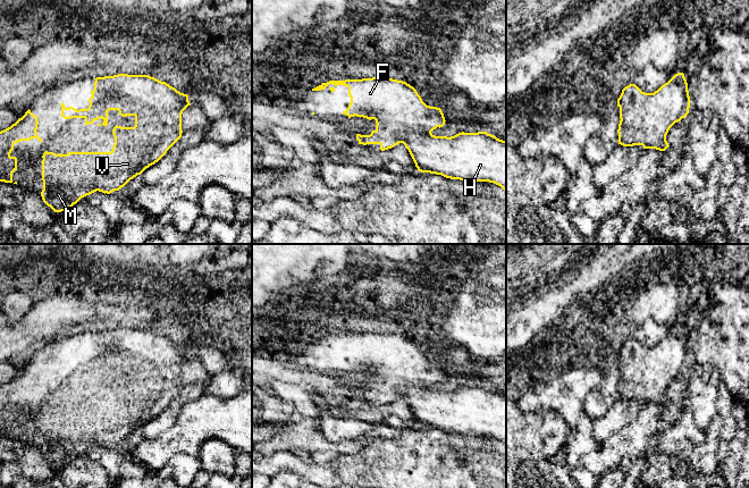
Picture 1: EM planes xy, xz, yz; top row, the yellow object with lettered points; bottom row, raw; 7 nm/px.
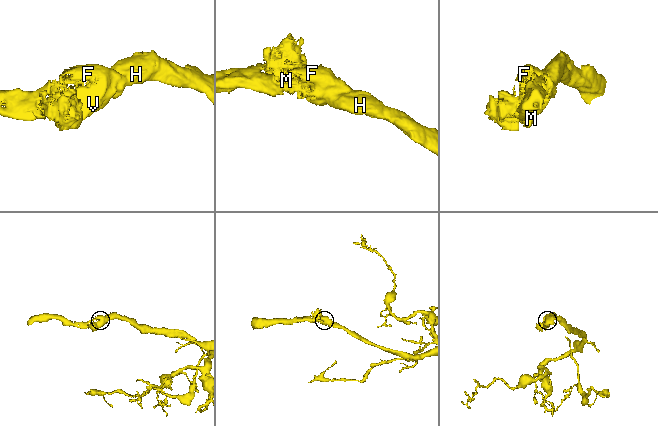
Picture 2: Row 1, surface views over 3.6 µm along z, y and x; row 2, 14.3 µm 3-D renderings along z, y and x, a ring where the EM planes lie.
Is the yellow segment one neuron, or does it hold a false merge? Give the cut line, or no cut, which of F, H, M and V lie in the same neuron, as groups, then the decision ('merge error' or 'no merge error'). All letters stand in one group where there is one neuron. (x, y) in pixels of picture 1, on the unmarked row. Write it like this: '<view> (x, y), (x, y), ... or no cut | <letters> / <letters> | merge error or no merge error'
no cut | F H M V | no merge error

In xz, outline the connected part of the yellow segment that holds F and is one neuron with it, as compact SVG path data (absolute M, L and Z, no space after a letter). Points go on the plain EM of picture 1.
M389 331L329 335L312 345L321 345L329 338L334 339L329 343L331 346L335 346L337 339L348 342L351 356L343 369L348 372L356 370L376 375L376 384L370 389L356 388L359 398L379 398L380 404L385 405L403 397L421 427L464 436L489 436L506 446L506 395L487 386L462 386L451 392L435 390L431 386L437 381L443 381L446 376L441 363L427 360L416 344L403 335Z

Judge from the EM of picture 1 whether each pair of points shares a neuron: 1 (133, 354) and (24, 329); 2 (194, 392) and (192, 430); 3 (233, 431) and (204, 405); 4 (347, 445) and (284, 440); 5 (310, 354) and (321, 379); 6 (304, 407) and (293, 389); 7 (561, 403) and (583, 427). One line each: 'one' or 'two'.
1: two
2: two
3: one
4: one
5: two
6: one
7: two

